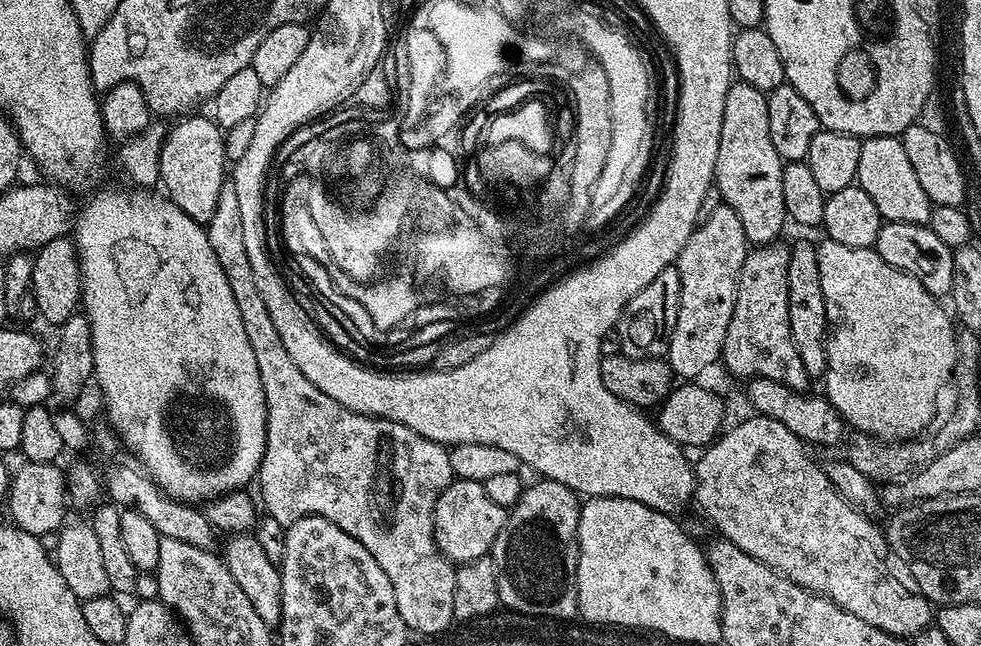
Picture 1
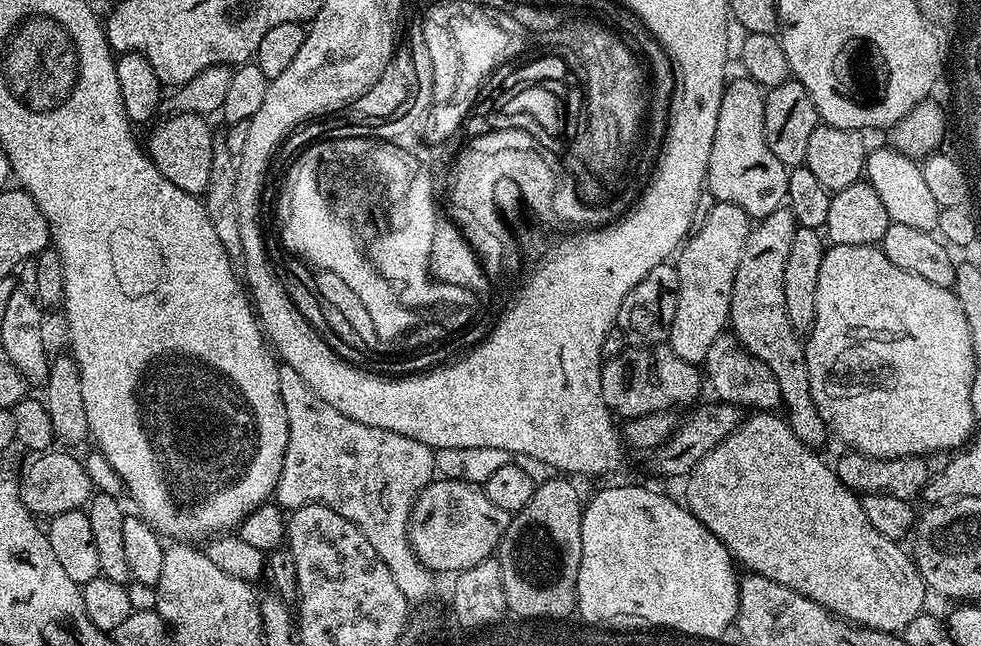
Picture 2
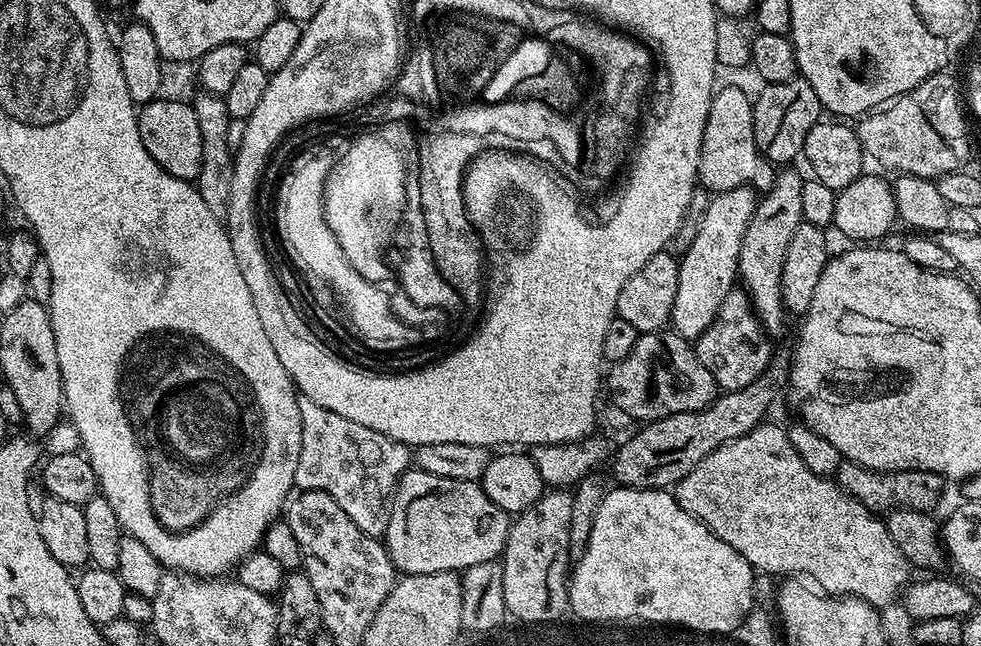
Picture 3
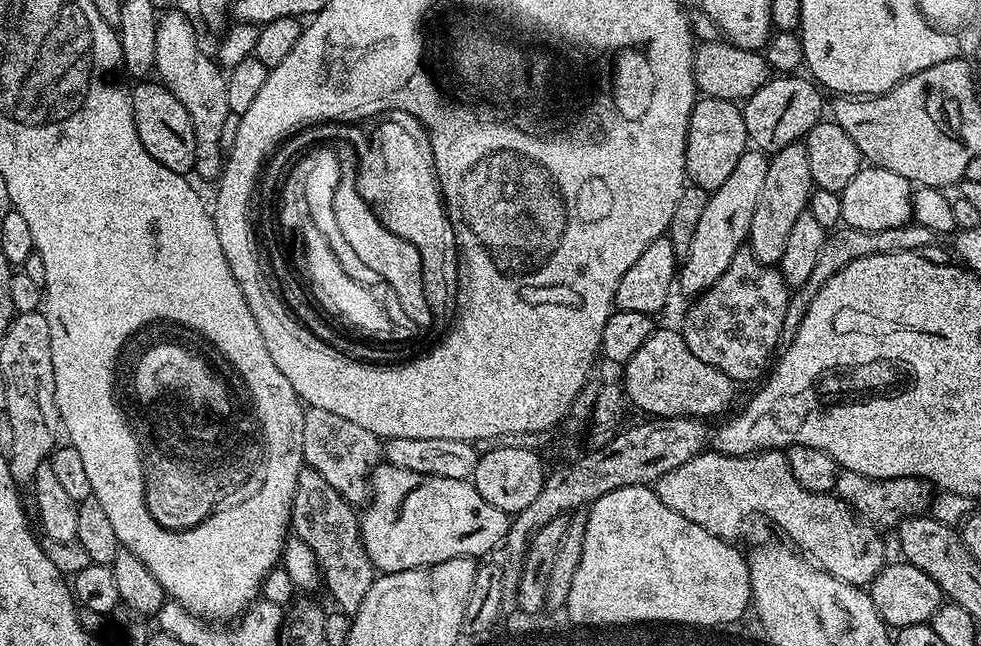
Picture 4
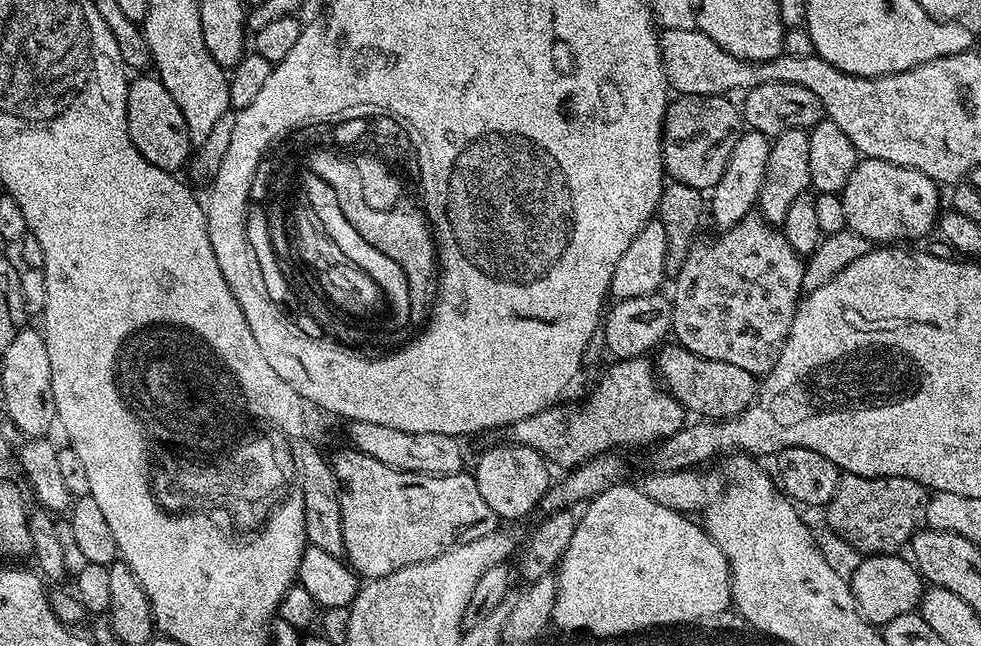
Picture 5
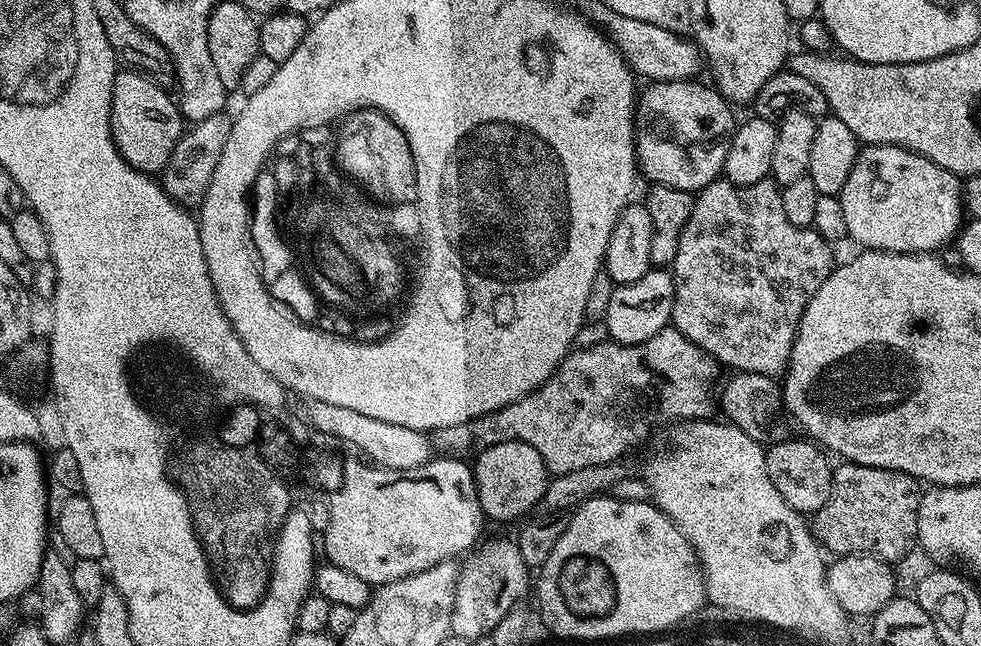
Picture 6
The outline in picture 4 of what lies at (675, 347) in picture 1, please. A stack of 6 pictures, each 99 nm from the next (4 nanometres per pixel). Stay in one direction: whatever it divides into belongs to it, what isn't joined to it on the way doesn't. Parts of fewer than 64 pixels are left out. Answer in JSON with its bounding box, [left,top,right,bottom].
[678,150,769,297]

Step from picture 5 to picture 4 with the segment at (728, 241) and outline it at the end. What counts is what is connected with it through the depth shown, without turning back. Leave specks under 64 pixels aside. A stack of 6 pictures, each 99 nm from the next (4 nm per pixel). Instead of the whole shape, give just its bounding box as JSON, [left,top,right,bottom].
[682,250,789,382]

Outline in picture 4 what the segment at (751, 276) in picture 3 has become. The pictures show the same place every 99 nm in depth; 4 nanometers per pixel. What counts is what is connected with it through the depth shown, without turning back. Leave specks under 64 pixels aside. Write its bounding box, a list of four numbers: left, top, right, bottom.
[747,142,813,265]

